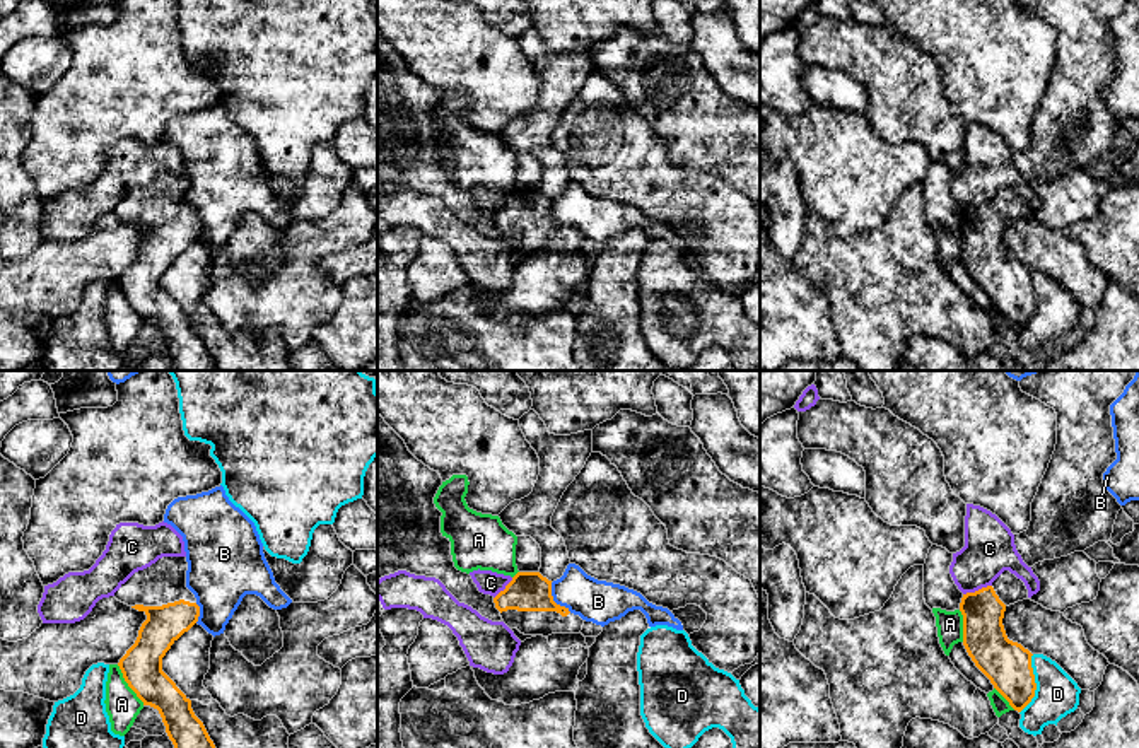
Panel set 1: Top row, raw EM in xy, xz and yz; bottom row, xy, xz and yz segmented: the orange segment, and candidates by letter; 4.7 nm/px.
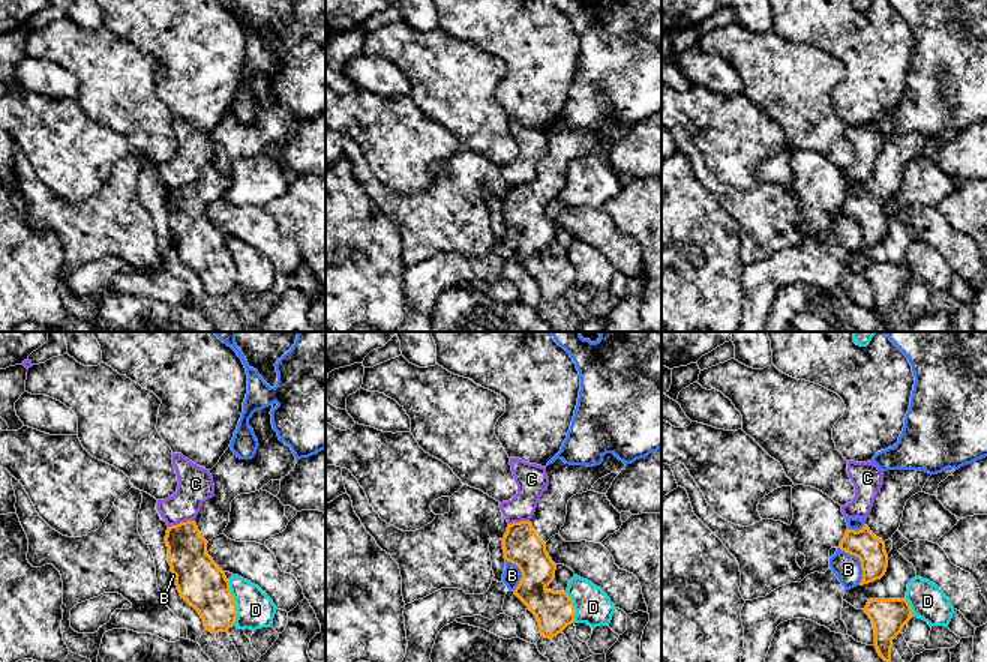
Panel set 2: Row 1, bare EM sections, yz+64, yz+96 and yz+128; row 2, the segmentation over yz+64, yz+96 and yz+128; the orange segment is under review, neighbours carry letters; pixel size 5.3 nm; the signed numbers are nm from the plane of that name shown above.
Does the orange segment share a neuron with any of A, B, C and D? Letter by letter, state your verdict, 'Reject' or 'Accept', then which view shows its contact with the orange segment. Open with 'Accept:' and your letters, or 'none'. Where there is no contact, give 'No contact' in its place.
Accept: none
A: Reject. Touches orange in xy
B: Reject. Touches orange in xz
C: Reject. Touches orange in yz
D: Reject. Touches orange in yz

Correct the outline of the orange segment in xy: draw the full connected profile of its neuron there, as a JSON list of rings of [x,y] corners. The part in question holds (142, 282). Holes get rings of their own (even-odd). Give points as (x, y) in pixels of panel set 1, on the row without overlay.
[[[162,174],[114,210],[118,219],[147,232],[118,283],[143,323],[159,328],[176,371],[217,371],[191,318],[162,289],[166,270],[200,234],[196,215],[186,205],[186,188],[186,174]]]

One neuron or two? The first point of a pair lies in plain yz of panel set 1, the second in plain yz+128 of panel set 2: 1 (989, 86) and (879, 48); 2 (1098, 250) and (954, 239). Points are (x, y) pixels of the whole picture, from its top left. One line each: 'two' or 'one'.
1: one
2: two

